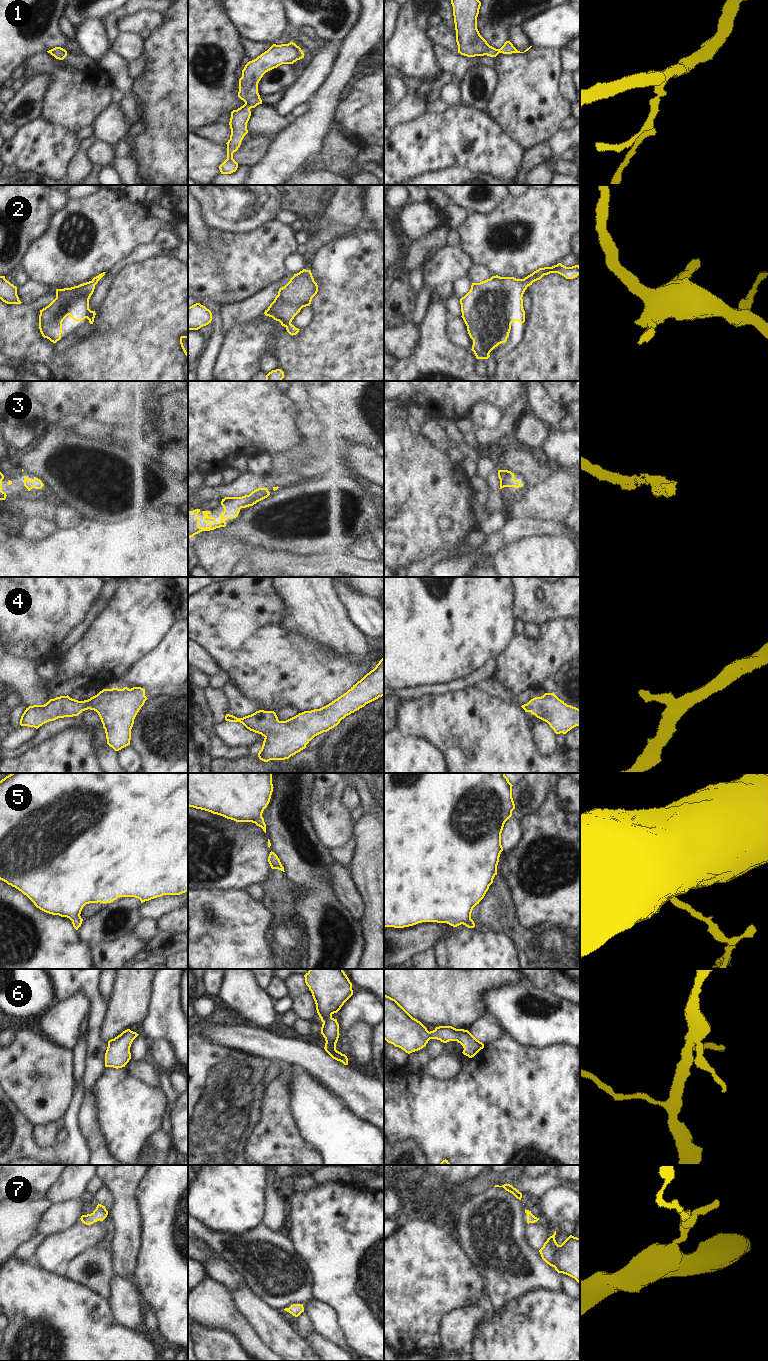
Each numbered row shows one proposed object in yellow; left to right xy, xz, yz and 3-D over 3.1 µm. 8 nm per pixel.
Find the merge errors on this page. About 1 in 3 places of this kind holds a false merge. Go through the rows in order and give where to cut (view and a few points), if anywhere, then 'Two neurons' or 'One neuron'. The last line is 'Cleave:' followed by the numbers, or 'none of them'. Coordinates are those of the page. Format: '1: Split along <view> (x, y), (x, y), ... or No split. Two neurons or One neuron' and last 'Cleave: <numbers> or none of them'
1: No split. One neuron
2: No split. One neuron
3: No split. One neuron
4: No split. One neuron
5: No split. One neuron
6: No split. One neuron
7: No split. One neuron
Cleave: none of them

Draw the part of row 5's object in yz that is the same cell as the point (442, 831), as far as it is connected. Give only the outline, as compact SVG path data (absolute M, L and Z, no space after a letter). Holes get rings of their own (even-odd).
M384 773L384 927L404 928L422 922L475 927L471 919L472 910L484 898L497 875L503 851L501 833L515 809L512 786L505 773Z

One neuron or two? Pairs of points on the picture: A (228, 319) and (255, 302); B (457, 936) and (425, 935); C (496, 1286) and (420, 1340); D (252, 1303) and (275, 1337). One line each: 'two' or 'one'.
A: one
B: two
C: two
D: one

